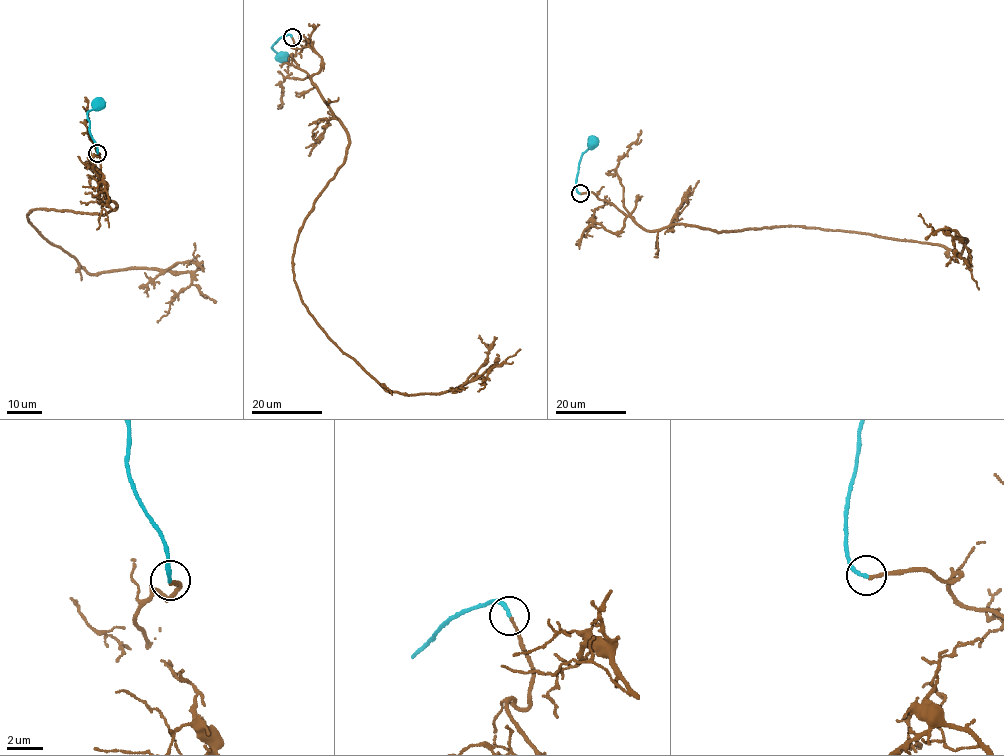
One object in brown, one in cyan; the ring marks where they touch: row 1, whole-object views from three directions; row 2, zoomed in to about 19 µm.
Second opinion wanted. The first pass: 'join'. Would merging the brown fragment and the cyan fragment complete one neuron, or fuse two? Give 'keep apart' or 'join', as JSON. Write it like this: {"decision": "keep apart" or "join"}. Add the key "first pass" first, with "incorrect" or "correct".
{"first pass": "correct", "decision": "join"}

